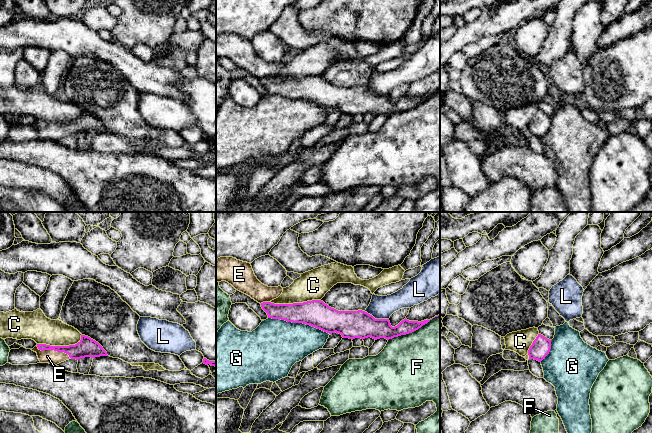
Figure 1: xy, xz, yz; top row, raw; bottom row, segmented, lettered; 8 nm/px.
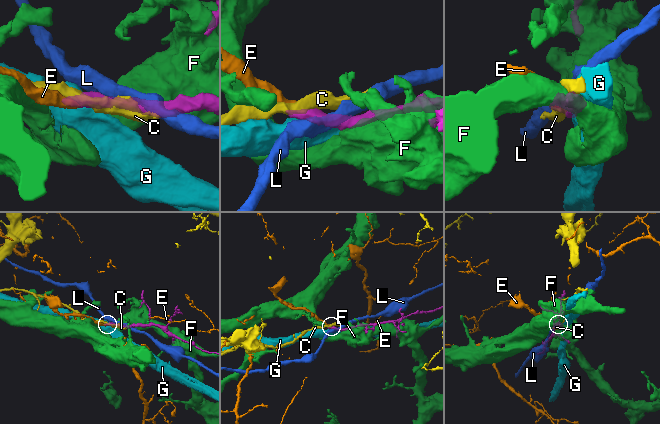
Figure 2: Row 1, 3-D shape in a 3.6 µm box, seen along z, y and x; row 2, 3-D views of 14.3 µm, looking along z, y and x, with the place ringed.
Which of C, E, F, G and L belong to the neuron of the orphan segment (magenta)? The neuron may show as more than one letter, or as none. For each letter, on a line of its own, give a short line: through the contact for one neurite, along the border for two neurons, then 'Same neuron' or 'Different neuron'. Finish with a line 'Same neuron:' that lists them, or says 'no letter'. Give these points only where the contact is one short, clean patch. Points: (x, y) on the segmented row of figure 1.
C: Different neuron
E: Line: xy (84, 348), (78, 351), (53, 349), (47, 356). Same neuron
F: Different neuron
G: Different neuron
L: Line: xz (364, 311), (375, 318), (388, 319). Different neuron
Same neuron: E

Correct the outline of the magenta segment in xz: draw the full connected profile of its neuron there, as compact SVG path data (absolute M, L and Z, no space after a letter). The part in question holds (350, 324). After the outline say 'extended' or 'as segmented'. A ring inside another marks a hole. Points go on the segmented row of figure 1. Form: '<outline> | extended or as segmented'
M220 257L216 260L216 281L226 281L231 284L236 290L250 296L252 299L261 304L262 309L267 313L268 318L281 319L292 323L303 323L320 329L327 333L339 333L343 338L365 339L371 337L375 340L385 338L387 340L401 335L412 333L430 320L409 321L406 318L402 320L397 326L392 327L389 319L375 319L372 315L365 311L338 311L329 307L321 300L312 300L303 303L293 304L274 304L271 301L278 298L283 288L268 287L262 284L254 274L250 263L237 260L233 257Z | extended

